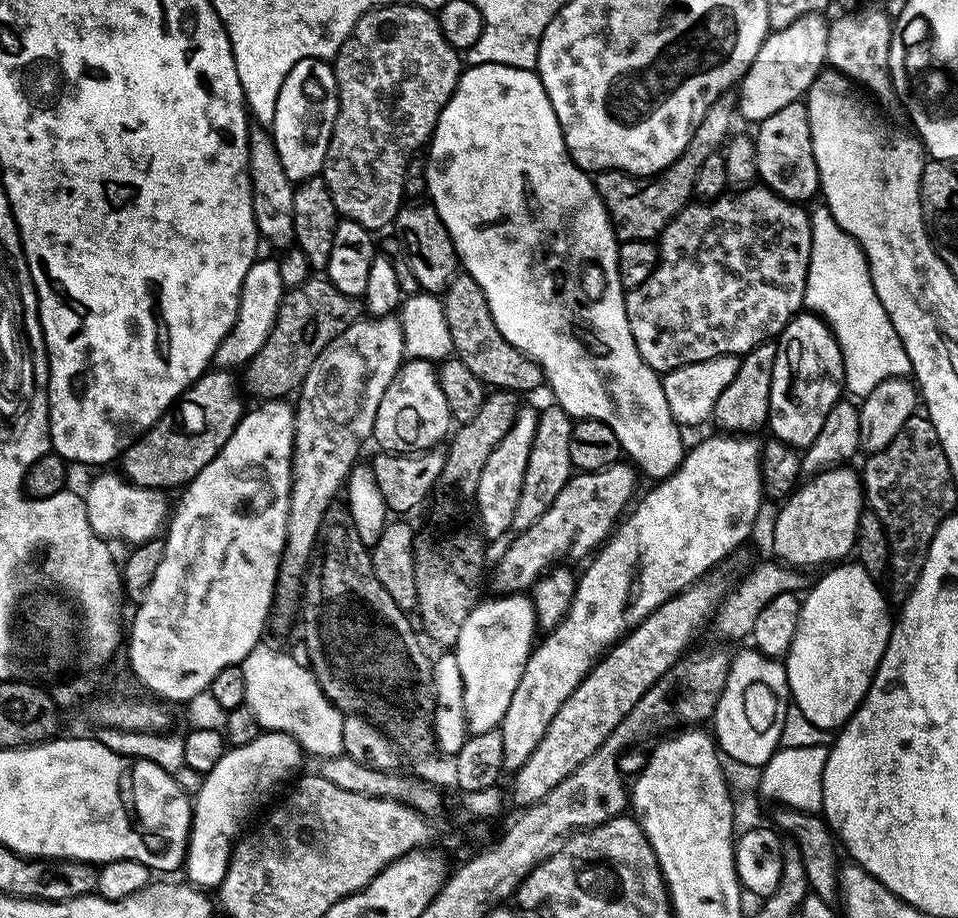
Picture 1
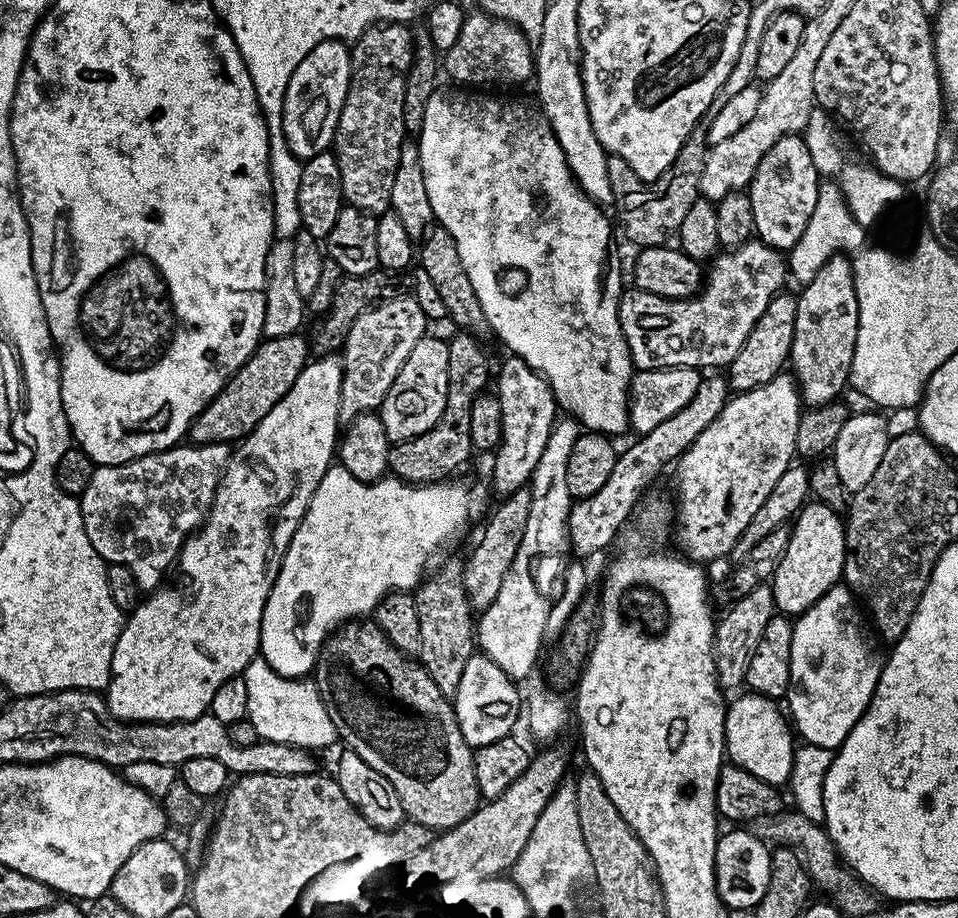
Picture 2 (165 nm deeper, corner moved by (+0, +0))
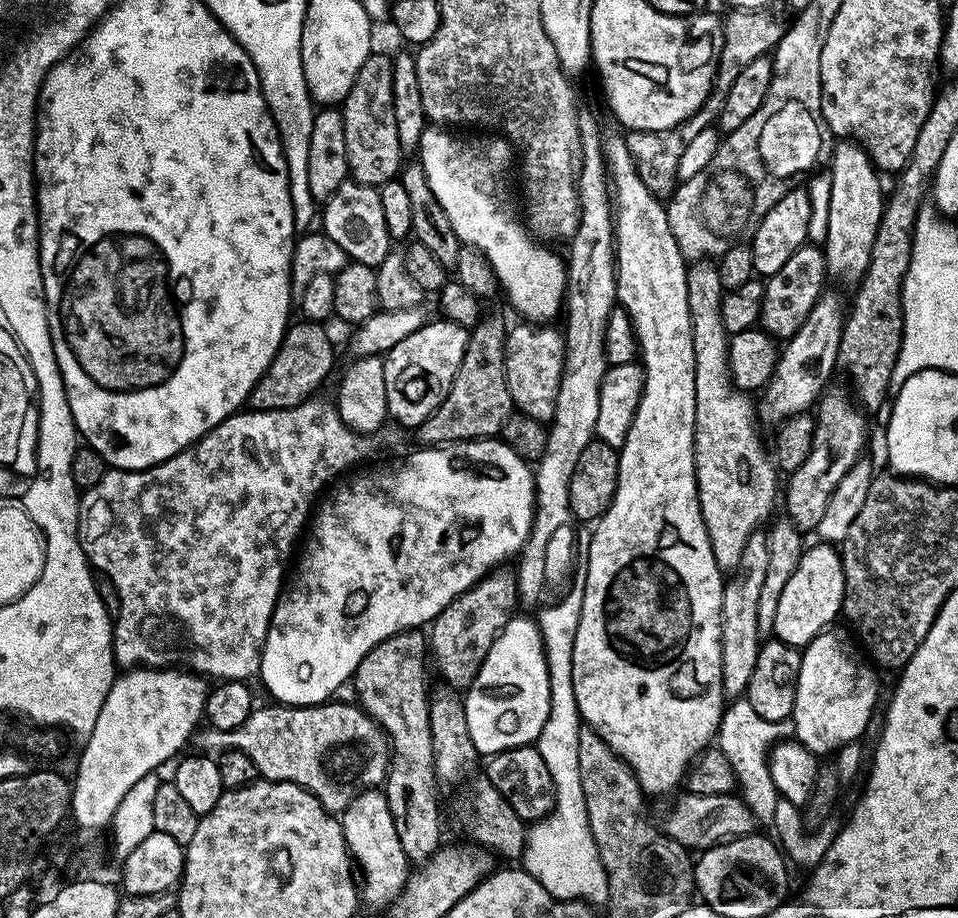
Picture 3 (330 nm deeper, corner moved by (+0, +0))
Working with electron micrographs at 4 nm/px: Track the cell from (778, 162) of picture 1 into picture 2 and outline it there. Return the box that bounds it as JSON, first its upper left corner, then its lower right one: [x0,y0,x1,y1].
[746,135,822,250]

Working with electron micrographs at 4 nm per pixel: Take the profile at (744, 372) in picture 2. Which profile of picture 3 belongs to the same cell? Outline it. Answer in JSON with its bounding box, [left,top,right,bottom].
[759,242,826,342]

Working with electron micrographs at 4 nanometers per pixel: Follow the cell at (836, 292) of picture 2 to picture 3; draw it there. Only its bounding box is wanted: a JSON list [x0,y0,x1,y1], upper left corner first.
[822,142,885,286]

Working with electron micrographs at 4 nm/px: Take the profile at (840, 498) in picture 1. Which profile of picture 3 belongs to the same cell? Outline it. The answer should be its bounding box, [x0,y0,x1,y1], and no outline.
[772,542,844,650]

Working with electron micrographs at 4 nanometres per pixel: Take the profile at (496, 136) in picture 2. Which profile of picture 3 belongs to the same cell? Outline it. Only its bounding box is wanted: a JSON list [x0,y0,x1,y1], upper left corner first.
[418,126,568,322]

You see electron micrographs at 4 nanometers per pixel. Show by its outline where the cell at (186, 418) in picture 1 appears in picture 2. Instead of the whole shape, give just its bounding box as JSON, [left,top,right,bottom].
[190,335,310,445]

